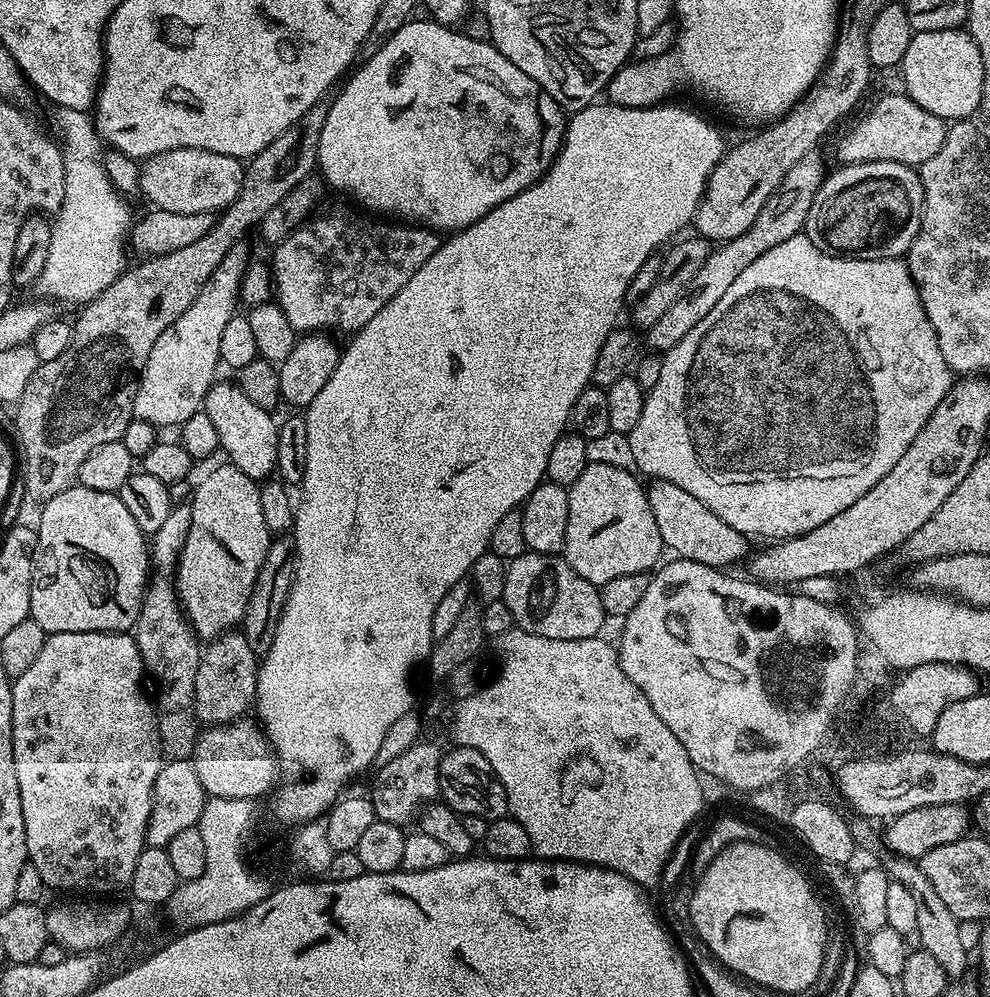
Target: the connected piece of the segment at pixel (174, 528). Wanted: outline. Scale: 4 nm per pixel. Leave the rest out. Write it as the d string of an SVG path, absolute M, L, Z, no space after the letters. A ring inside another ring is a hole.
M191 503L173 505L165 521L151 535L148 544L149 563L154 573L144 591L143 605L140 607L139 618L134 629L136 645L142 654L145 669L158 682L157 705L168 712L176 712L183 706L193 705L194 680L197 678L198 662L202 651L199 637L184 615L183 608L180 607L172 577L192 524Z

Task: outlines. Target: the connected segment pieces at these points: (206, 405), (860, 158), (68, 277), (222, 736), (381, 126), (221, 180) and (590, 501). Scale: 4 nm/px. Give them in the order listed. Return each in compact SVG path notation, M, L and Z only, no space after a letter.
M216 382L209 389L207 396L203 400L203 411L207 412L210 422L214 422L214 430L218 430L218 438L220 439L221 449L226 453L227 459L238 470L242 470L242 474L246 474L252 480L264 482L276 472L276 463L278 462L278 424L274 419L273 413L262 406L254 406L254 402L250 402L250 398L246 398L246 394L235 383L221 384Z
M906 94L884 96L868 108L868 113L853 128L844 132L844 137L836 144L836 156L841 165L862 162L898 162L919 166L930 162L934 154L942 148L949 125L938 114L922 110Z
M70 107L56 108L54 111L54 120L56 126L60 132L60 145L61 152L63 154L63 198L62 206L58 212L55 213L54 223L52 224L52 237L50 238L50 254L46 257L46 267L42 270L40 279L38 281L38 289L40 288L41 297L50 298L53 296L56 300L80 300L79 302L87 302L98 298L102 294L102 290L106 290L106 286L110 286L113 280L117 280L120 273L125 271L126 263L124 264L124 248L126 252L126 237L130 232L130 219L128 220L128 208L124 203L123 197L120 196L119 192L108 181L108 175L104 172L103 165L96 161L94 162L94 155L97 156L102 150L102 141L100 136L96 132L95 119L93 115L86 110L71 110Z
M241 718L232 724L223 726L208 726L197 735L196 745L190 757L194 770L198 770L198 782L202 782L208 796L218 798L238 798L239 800L255 801L256 796L264 796L277 787L278 757L276 749L268 740L263 727L255 719Z
M413 18L402 25L394 35L384 41L383 46L373 56L363 61L364 65L360 69L357 67L343 81L344 89L340 93L337 91L336 101L328 104L326 126L322 126L318 138L316 163L319 175L326 181L327 187L337 188L338 191L353 196L361 204L361 209L408 226L431 228L437 234L455 234L461 228L490 214L494 206L502 206L502 202L522 194L522 190L526 190L531 184L537 184L548 173L554 158L560 153L560 145L564 142L566 112L554 102L554 98L550 98L550 94L546 94L538 86L538 82L522 74L522 70L518 70L518 66L514 66L514 62L510 62L510 58L502 55L487 39L475 40L464 32L458 32L460 30L455 27L436 23L432 18L420 19Z
M179 148L163 152L140 164L140 192L149 200L153 209L170 210L174 214L219 214L234 203L242 190L245 165L237 157L214 154L210 150Z
M590 462L586 470L582 470L578 482L568 488L570 514L566 518L566 542L562 555L571 568L586 578L586 582L599 586L626 574L651 573L661 563L660 555L665 555L662 534L658 534L658 522L654 522L645 485L640 485L636 479L635 471L627 472L616 464Z

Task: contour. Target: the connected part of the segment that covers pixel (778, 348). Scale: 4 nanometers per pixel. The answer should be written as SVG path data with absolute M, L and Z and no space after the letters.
M801 234L794 238L786 238L786 242L778 242L778 246L774 246L772 250L766 250L760 258L754 258L754 262L750 262L750 266L746 266L746 270L742 270L742 274L738 274L738 278L734 278L730 290L726 290L726 294L722 294L722 298L718 298L714 310L710 310L710 314L706 314L706 318L702 318L702 322L698 322L698 326L694 326L694 330L690 330L690 334L686 334L686 338L682 338L682 342L678 342L678 346L663 353L662 374L658 377L658 386L647 389L642 415L638 417L638 426L634 426L634 430L628 432L626 443L628 443L629 454L636 459L634 468L637 473L643 474L645 472L648 478L665 480L674 486L682 486L682 490L694 494L694 498L698 498L698 502L702 502L702 506L710 506L710 510L714 510L714 514L718 514L718 518L722 518L722 522L726 522L726 526L734 526L734 530L738 530L743 536L749 538L765 536L765 541L768 542L788 540L791 536L801 536L814 530L814 526L822 526L822 522L830 522L830 518L834 518L834 514L846 510L846 506L854 506L854 502L858 502L858 498L862 498L862 494L866 494L866 490L870 490L870 486L874 486L883 476L890 474L890 470L894 470L894 462L898 462L898 458L902 458L902 454L906 454L910 442L914 442L914 438L918 438L922 426L926 426L930 414L934 414L938 402L942 402L945 394L952 389L953 383L954 373L946 366L946 358L942 358L942 350L938 350L938 338L934 334L934 328L930 326L928 315L916 290L916 283L912 281L912 275L909 274L907 263L903 259L854 260L850 256L831 256L818 250L818 246L814 246L814 242L810 242L808 236Z

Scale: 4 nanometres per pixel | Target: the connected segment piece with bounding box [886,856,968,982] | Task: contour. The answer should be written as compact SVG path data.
M892 856L889 861L889 864L886 864L889 881L906 886L906 890L910 890L911 896L914 897L918 917L914 936L915 939L920 939L919 947L942 965L949 981L959 981L963 977L960 975L968 968L968 948L964 945L963 934L960 933L961 921L956 920L954 914L950 914L950 910L946 910L942 898L938 898L934 886L930 886L930 880L926 878L926 874L922 874L917 861L906 860L902 856Z

